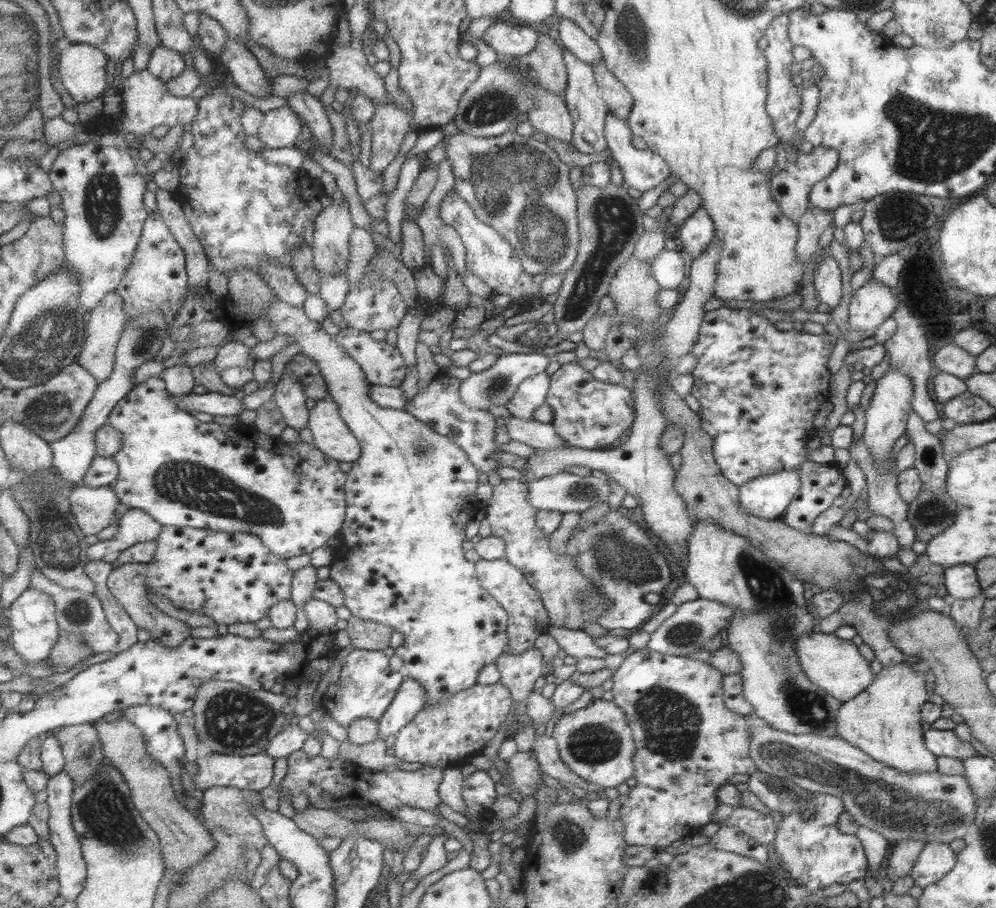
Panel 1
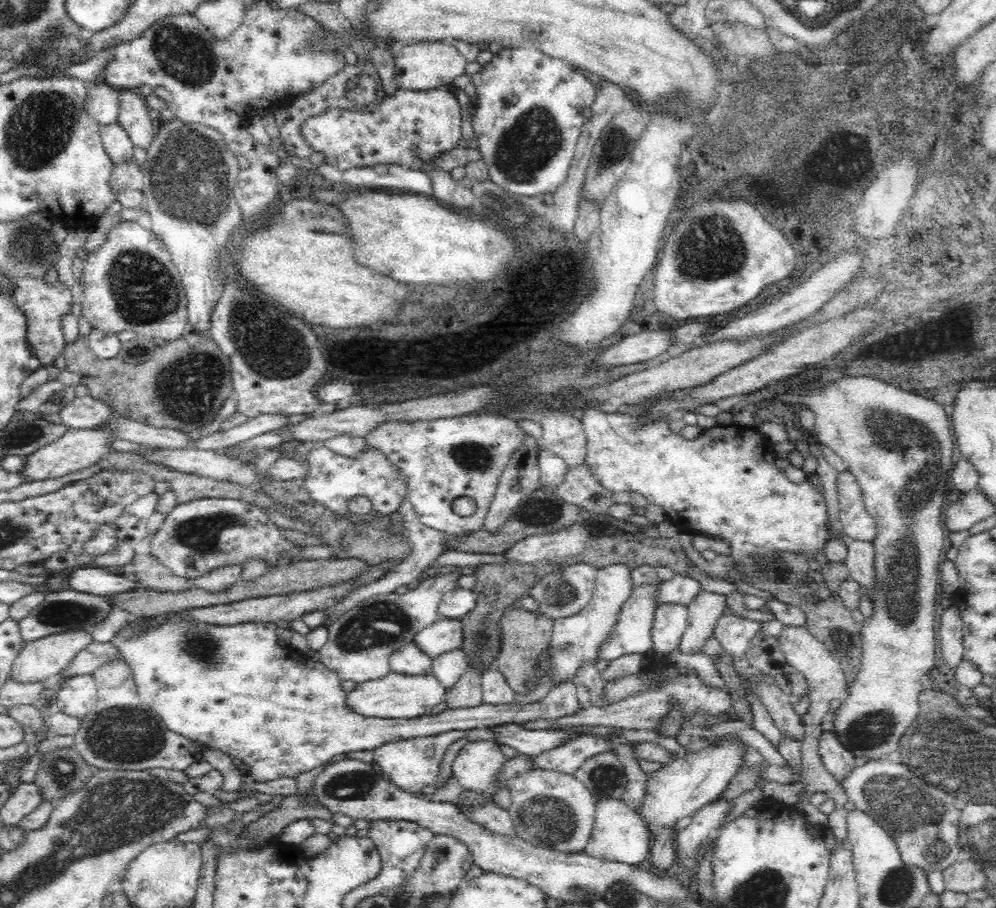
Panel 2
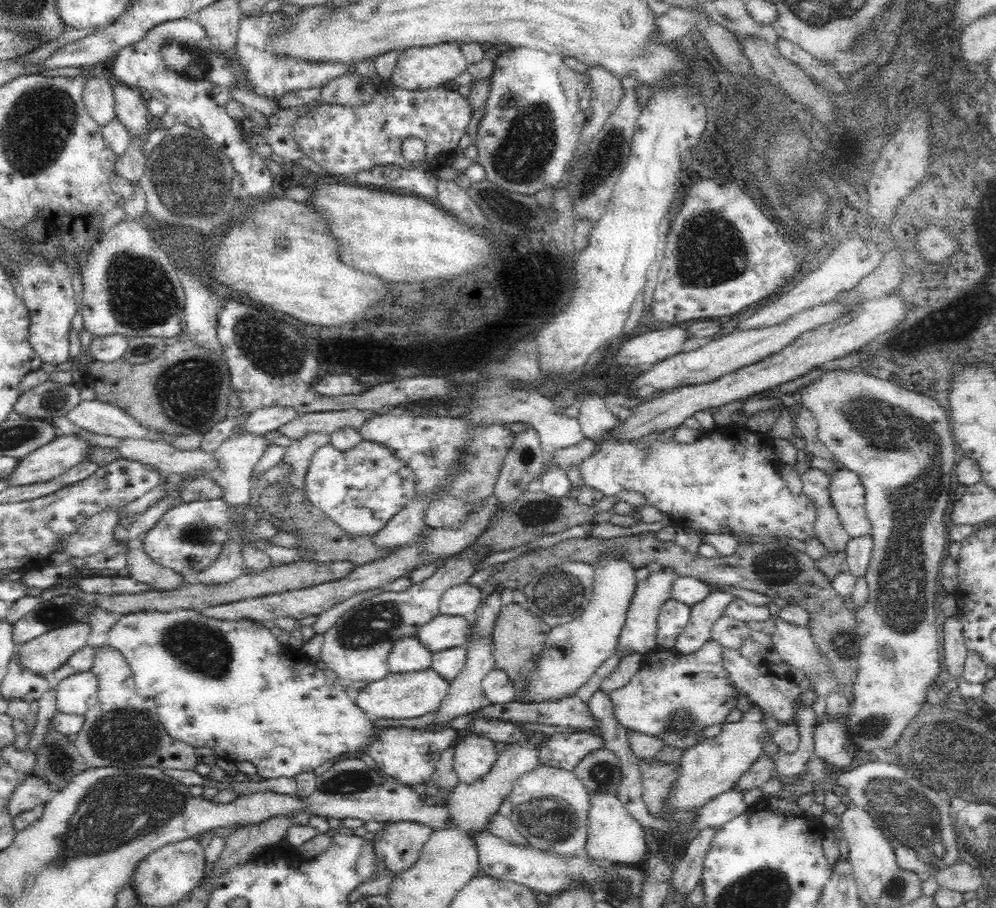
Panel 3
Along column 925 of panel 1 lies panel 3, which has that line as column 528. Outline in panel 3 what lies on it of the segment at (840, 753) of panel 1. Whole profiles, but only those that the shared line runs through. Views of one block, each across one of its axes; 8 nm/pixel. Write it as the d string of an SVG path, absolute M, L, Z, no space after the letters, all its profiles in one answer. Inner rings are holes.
M538 766L514 783L509 794L513 805L510 818L533 847L562 856L582 854L588 840L590 796L574 772Z

